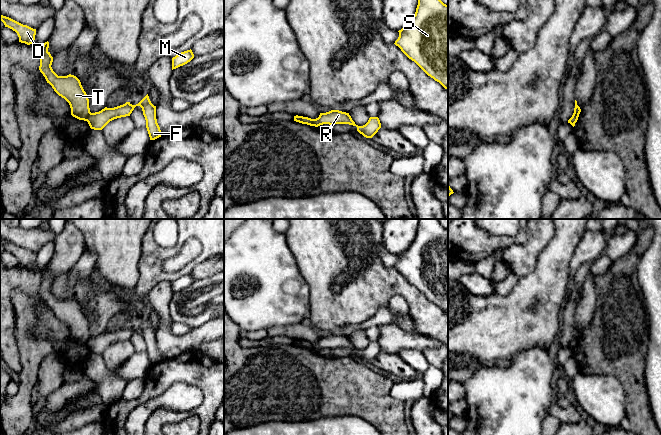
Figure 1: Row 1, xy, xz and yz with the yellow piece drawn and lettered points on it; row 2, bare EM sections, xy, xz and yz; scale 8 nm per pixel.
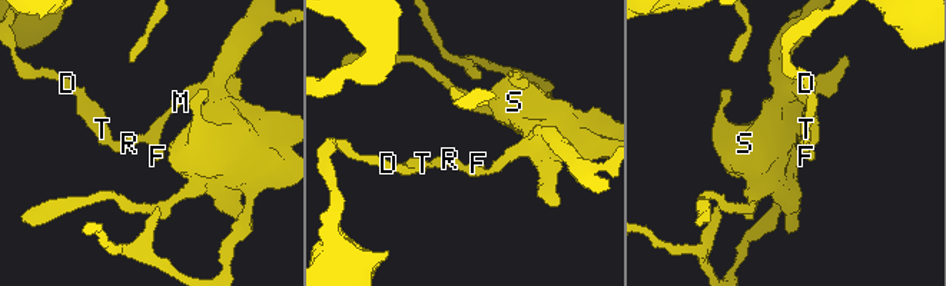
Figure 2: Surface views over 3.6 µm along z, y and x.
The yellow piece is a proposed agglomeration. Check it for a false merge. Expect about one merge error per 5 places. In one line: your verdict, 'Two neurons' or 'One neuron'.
Two neurons

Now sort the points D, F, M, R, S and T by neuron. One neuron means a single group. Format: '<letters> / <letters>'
D T / F M R S

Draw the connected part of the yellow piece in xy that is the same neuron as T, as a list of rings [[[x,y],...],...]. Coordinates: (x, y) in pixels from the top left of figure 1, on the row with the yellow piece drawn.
[[[45,42],[40,48],[39,70],[54,91],[64,98],[70,105],[71,115],[79,120],[86,121],[89,116],[89,99],[80,80],[74,75],[58,76],[52,69],[53,57],[48,51],[49,42]]]

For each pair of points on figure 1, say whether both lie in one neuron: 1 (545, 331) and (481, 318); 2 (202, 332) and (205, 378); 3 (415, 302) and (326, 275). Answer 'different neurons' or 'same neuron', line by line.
1: same neuron
2: different neurons
3: same neuron

